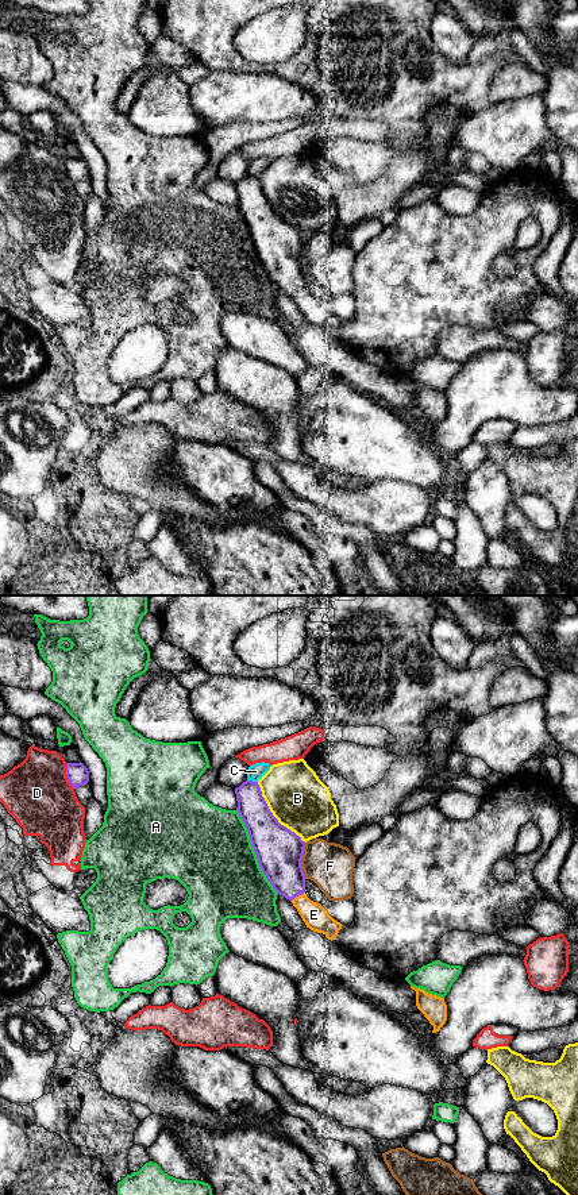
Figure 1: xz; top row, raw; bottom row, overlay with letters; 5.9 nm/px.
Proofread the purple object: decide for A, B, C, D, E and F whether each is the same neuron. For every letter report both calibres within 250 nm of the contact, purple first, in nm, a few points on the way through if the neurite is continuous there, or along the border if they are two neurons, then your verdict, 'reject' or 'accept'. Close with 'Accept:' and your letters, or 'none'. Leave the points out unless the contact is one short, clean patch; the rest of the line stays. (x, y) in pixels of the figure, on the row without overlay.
A: 280/480 nm | reject
B: 280/360 nm | reject
C: 180/90 nm | reject
D: 140/400 nm | reject
E: 260/150 nm | across xz (280, 253), (297, 290), (313, 309) | accept
F: 280/280 nm | reject
Accept: E

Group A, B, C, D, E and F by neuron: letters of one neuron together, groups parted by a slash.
A / B / C / D / E / F

